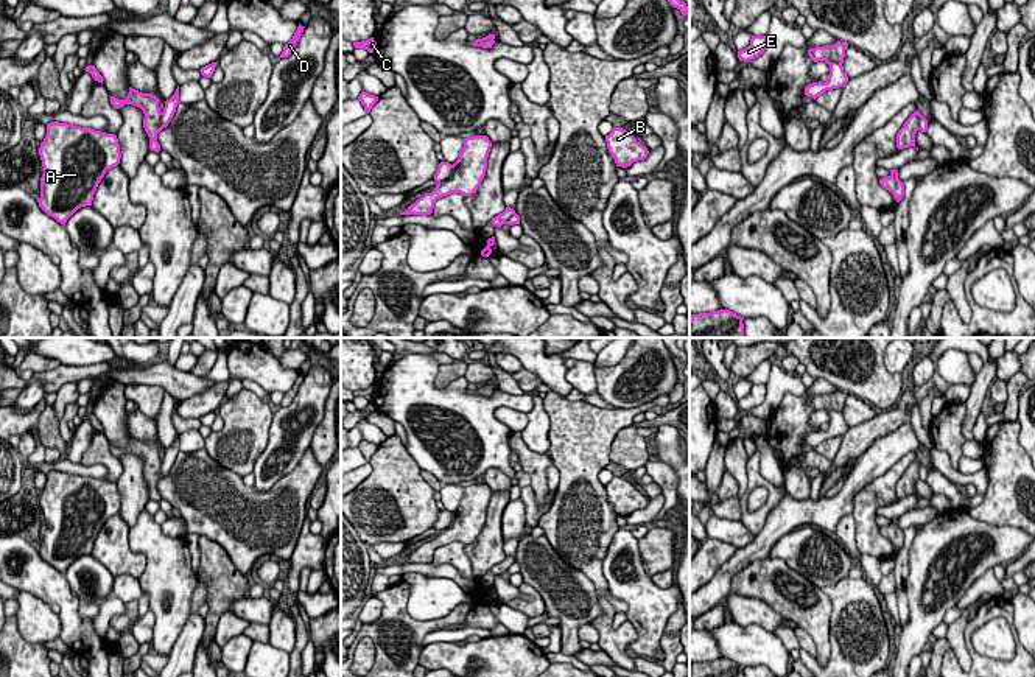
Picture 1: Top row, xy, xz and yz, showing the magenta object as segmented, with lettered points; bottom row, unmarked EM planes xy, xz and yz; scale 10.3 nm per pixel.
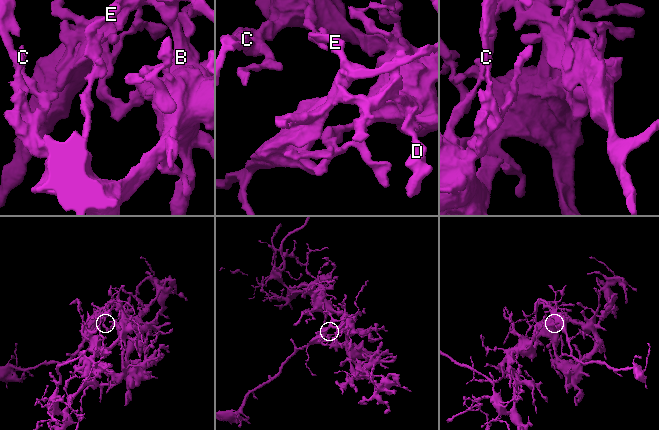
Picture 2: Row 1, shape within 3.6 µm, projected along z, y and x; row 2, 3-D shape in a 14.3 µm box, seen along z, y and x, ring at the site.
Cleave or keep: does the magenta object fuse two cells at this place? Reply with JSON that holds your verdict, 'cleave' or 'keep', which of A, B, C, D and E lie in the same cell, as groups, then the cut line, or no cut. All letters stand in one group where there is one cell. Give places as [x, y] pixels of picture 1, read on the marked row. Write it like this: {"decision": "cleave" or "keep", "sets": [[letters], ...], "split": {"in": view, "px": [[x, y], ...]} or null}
{"decision": "cleave", "sets": [["A", "E"], ["B", "C", "D"]], "split": {"in": "xz", "px": [[453, 165], [452, 173], [438, 184]]}}

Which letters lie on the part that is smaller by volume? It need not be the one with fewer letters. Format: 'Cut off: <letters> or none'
Cut off: A, E

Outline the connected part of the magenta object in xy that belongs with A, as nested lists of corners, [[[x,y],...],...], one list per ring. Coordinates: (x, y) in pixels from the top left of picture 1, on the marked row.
[[[51,121],[39,148],[44,167],[39,207],[64,224],[81,207],[92,205],[106,171],[121,159],[115,134]]]

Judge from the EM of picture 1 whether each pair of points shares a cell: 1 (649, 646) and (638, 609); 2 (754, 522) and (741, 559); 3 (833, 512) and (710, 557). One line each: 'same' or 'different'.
1: same
2: different
3: different

